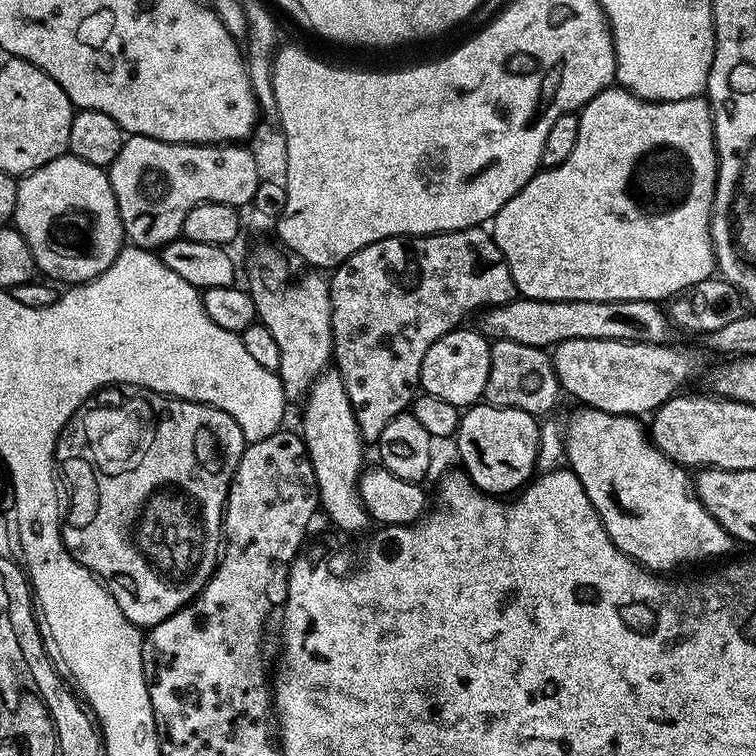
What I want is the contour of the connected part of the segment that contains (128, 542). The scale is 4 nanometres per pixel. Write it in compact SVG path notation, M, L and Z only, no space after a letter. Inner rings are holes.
M116 386L100 389L88 399L88 403L83 404L72 415L70 422L62 430L60 441L56 444L56 462L63 483L65 480L69 490L72 491L72 501L69 504L67 501L66 515L62 520L62 531L69 554L79 564L86 566L100 577L104 587L114 598L114 602L118 602L122 614L129 622L141 630L147 630L158 622L170 618L170 614L174 614L179 608L191 602L212 577L212 571L216 569L218 557L222 552L224 503L228 501L228 487L244 453L246 441L238 422L234 422L230 414L211 408L209 404L195 404L192 400L178 400L147 390L132 390L129 391L132 392L129 396L124 392L127 391Z

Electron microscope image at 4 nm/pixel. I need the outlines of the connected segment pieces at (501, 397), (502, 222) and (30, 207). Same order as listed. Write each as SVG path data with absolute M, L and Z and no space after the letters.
M497 340L490 350L490 378L486 378L486 390L483 399L487 403L499 408L513 408L514 410L526 410L532 416L543 417L543 412L548 412L556 404L556 399L562 396L562 389L556 371L552 365L552 357L545 349L534 346L522 346L522 342L510 342L509 340Z
M609 86L604 91L599 92L590 103L585 104L580 109L578 115L580 118L578 142L574 142L574 150L571 152L570 158L566 158L566 162L562 162L558 166L544 168L537 172L535 176L530 178L530 182L526 182L526 186L522 186L522 190L518 190L518 194L514 194L514 198L510 198L510 202L506 202L506 206L502 206L502 210L498 210L498 214L492 217L490 221L492 237L498 246L498 250L502 250L502 254L510 266L510 274L516 283L517 293L525 300L573 300L574 302L655 300L657 302L667 302L680 292L685 292L690 286L709 279L717 271L716 251L712 248L712 203L714 202L714 190L716 189L716 140L712 137L712 110L708 106L707 99L701 98L700 96L691 96L690 98L682 98L681 100L643 100L641 96L627 92L625 88Z
M65 154L29 172L16 189L14 227L22 234L26 246L30 246L37 269L45 272L43 275L49 281L61 280L64 286L85 284L101 276L125 247L118 202L105 169Z

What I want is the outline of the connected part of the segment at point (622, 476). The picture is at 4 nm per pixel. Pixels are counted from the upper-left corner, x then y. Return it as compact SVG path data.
M587 406L577 407L577 412L568 420L568 429L564 432L564 452L568 455L566 461L567 467L578 478L578 482L582 482L582 490L586 490L586 498L590 498L590 502L594 506L594 510L600 516L600 521L604 523L604 529L609 538L614 542L614 546L618 550L622 550L624 556L635 560L642 568L648 569L653 574L672 574L675 568L680 568L683 564L700 564L703 560L716 560L719 556L724 556L734 547L734 541L724 527L713 518L706 510L706 506L702 506L702 502L696 497L694 491L694 480L690 475L689 469L676 464L666 454L662 454L656 449L652 443L649 433L646 431L639 419L634 416L623 416L622 414L610 414L603 412L597 408L589 408Z

